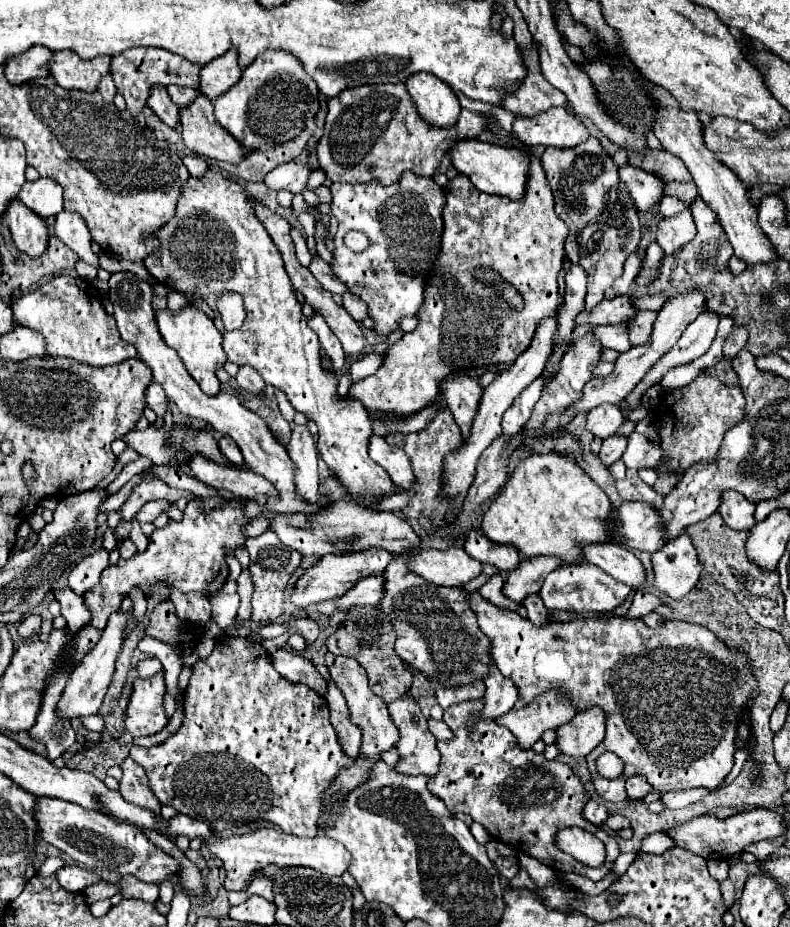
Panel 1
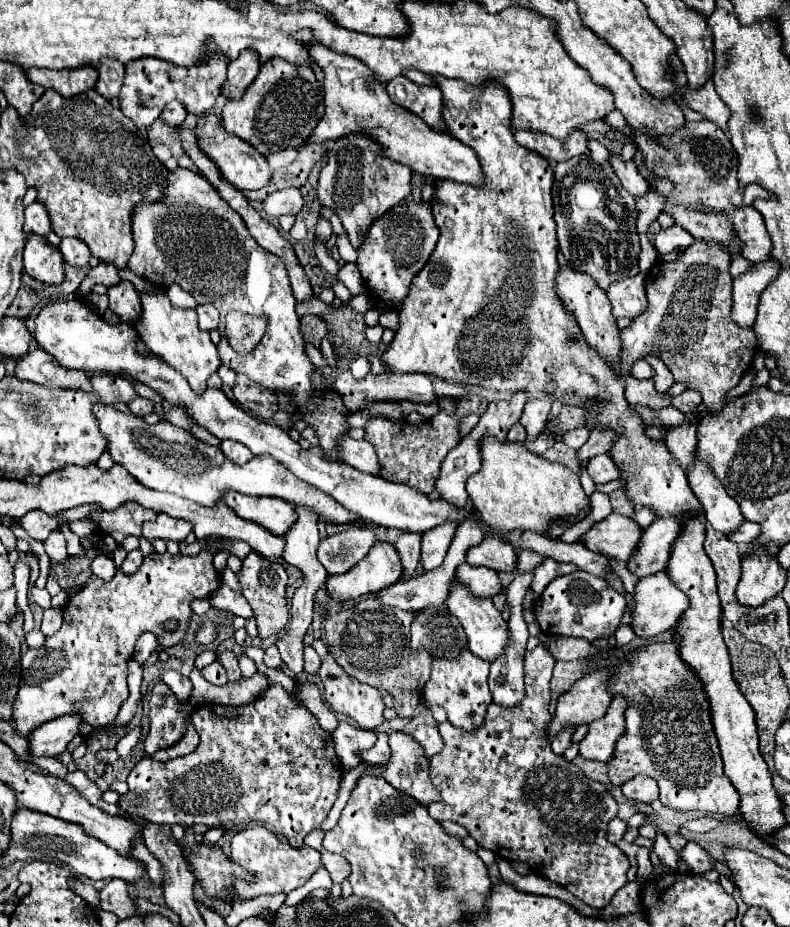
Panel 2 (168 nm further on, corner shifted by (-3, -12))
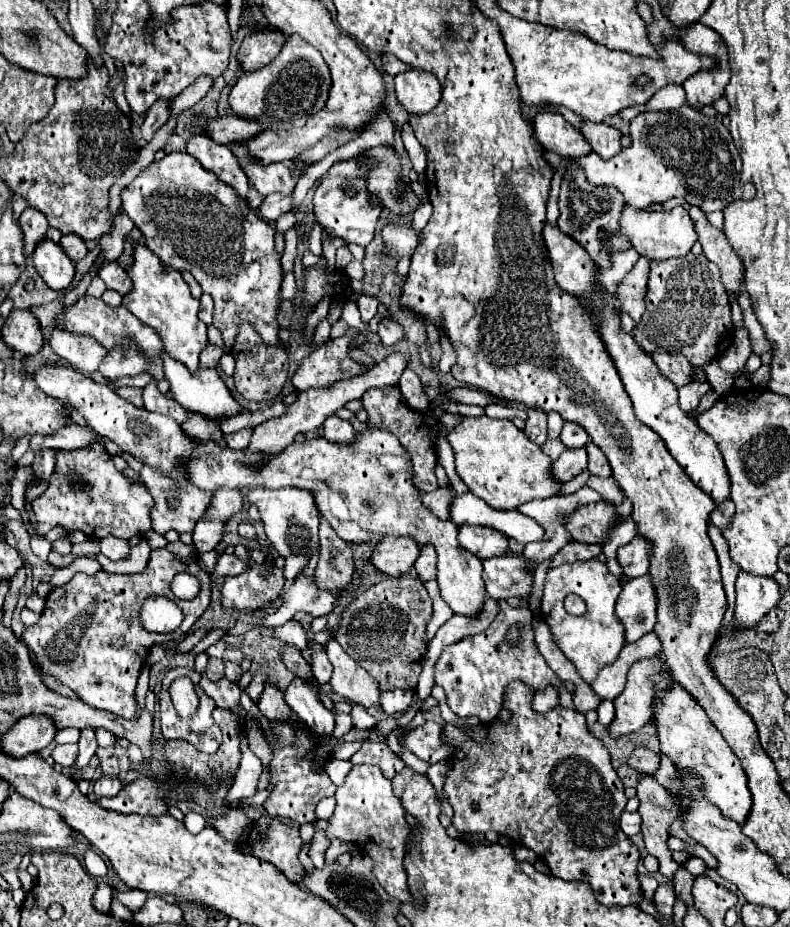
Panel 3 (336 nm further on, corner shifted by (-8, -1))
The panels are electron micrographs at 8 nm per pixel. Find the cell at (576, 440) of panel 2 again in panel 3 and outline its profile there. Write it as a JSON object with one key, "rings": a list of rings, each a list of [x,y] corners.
{"rings":[[[564,422],[560,442],[566,448],[582,448],[588,442],[588,434],[584,434],[584,430],[580,430],[580,426],[576,426],[574,422]]]}

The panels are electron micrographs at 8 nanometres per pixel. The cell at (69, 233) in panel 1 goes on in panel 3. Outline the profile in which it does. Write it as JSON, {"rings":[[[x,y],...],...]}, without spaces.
{"rings":[[[74,234],[62,236],[62,240],[60,240],[60,246],[64,248],[64,252],[66,252],[66,254],[70,256],[70,260],[74,260],[74,262],[82,260],[82,258],[88,254],[88,248],[86,248],[86,244],[84,244],[80,238],[76,238]]]}

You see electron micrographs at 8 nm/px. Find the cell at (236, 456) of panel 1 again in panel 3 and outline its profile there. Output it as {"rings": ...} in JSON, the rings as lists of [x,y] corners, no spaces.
{"rings":[[[244,428],[244,430],[238,430],[238,432],[228,434],[226,440],[228,440],[228,446],[232,450],[244,450],[248,446],[248,442],[250,442],[250,436],[252,436],[252,430]]]}

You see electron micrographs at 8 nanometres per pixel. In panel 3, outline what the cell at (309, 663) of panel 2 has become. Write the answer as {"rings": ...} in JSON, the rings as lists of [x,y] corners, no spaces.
{"rings":[[[316,650],[316,658],[312,660],[312,674],[316,678],[316,682],[322,686],[322,684],[328,684],[330,678],[332,678],[332,664],[326,656],[324,650]]]}

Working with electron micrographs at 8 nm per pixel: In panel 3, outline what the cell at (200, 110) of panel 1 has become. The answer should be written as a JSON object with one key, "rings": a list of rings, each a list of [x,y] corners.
{"rings":[[[240,144],[230,146],[238,162],[242,164],[244,174],[248,176],[250,184],[262,194],[268,196],[272,192],[280,192],[284,196],[290,196],[296,178],[292,176],[288,164],[272,164],[272,166],[260,166],[260,162],[252,162],[252,158],[244,158],[244,150],[240,150]]]}

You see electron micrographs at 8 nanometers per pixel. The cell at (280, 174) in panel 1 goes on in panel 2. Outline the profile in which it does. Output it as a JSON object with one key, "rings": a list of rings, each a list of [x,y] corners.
{"rings":[[[297,187],[281,189],[271,193],[263,201],[263,209],[269,217],[281,217],[281,215],[297,215],[299,209],[303,207],[303,195]]]}

